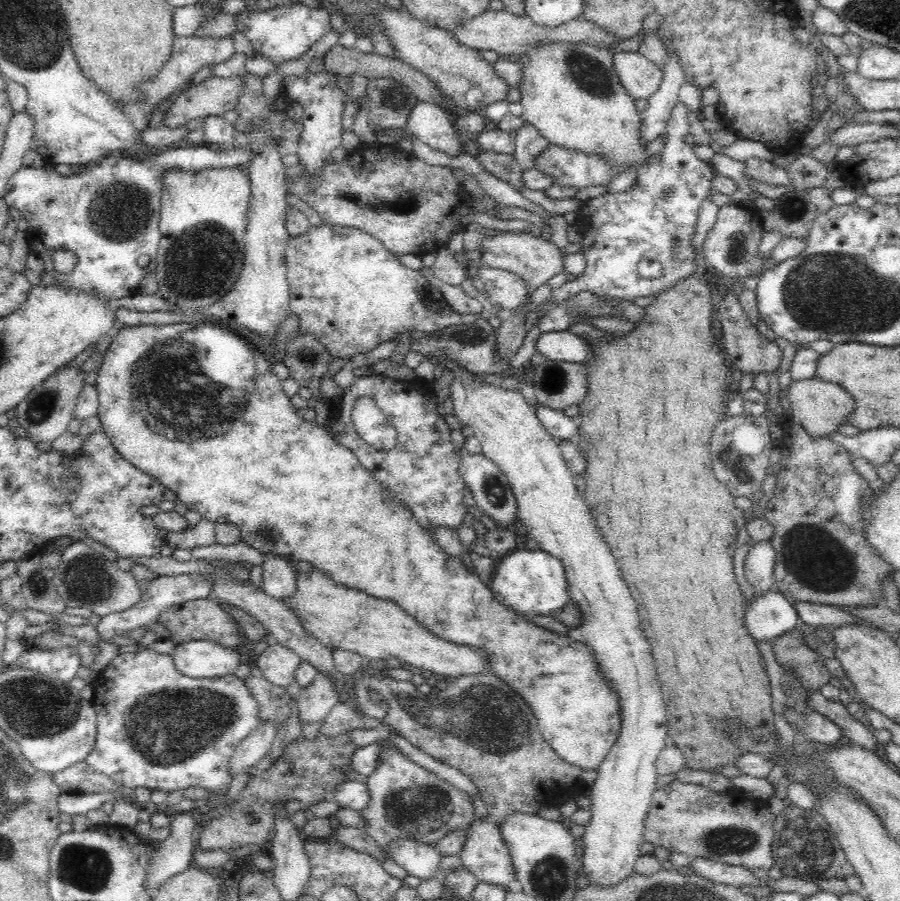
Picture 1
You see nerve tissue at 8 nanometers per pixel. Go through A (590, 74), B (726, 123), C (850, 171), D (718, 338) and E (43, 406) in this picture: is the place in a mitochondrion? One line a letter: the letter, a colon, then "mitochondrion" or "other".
A: mitochondrion
B: other
C: other
D: other
E: mitochondrion

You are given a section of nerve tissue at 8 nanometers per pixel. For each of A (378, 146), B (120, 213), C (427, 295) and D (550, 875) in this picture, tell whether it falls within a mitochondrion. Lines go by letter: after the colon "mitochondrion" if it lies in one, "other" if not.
A: other
B: mitochondrion
C: other
D: mitochondrion

